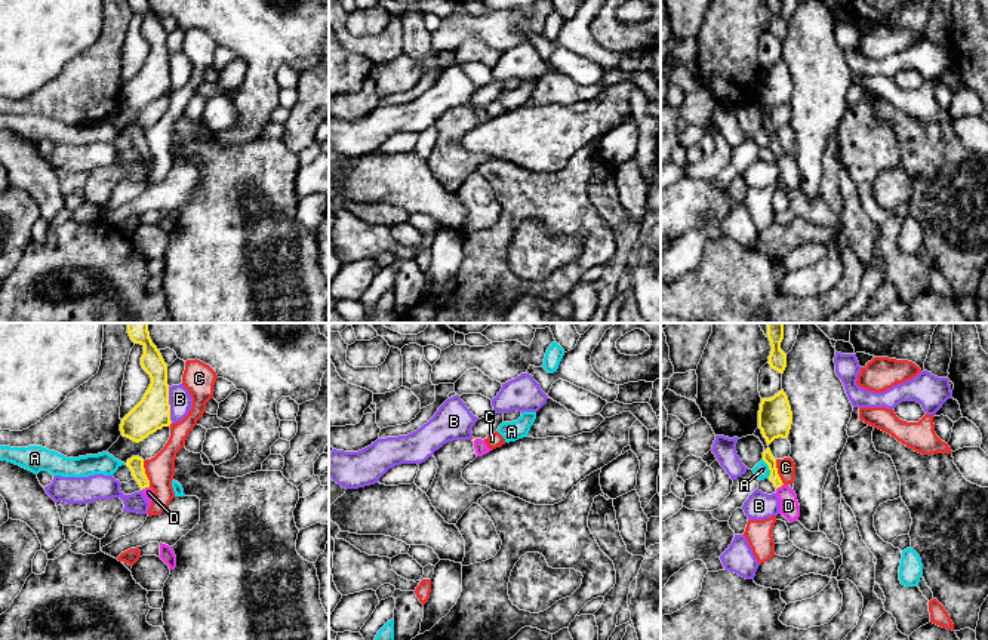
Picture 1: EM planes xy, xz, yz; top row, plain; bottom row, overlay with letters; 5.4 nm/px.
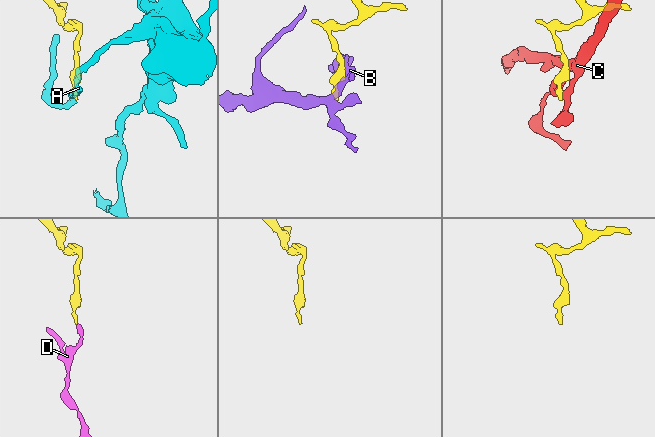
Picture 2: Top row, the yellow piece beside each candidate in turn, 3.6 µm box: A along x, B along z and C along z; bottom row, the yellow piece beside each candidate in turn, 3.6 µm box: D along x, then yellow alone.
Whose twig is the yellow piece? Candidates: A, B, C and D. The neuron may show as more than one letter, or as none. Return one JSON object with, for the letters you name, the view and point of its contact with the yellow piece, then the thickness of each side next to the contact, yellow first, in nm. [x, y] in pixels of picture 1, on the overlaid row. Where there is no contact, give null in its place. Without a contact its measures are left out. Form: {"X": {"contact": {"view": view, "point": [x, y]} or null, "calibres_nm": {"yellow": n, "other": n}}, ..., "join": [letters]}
{"D": {"contact": {"view": "xy", "point": [144, 488]}, "calibres_nm": {"yellow": 80, "other": 60}}, "join": ["D"]}

